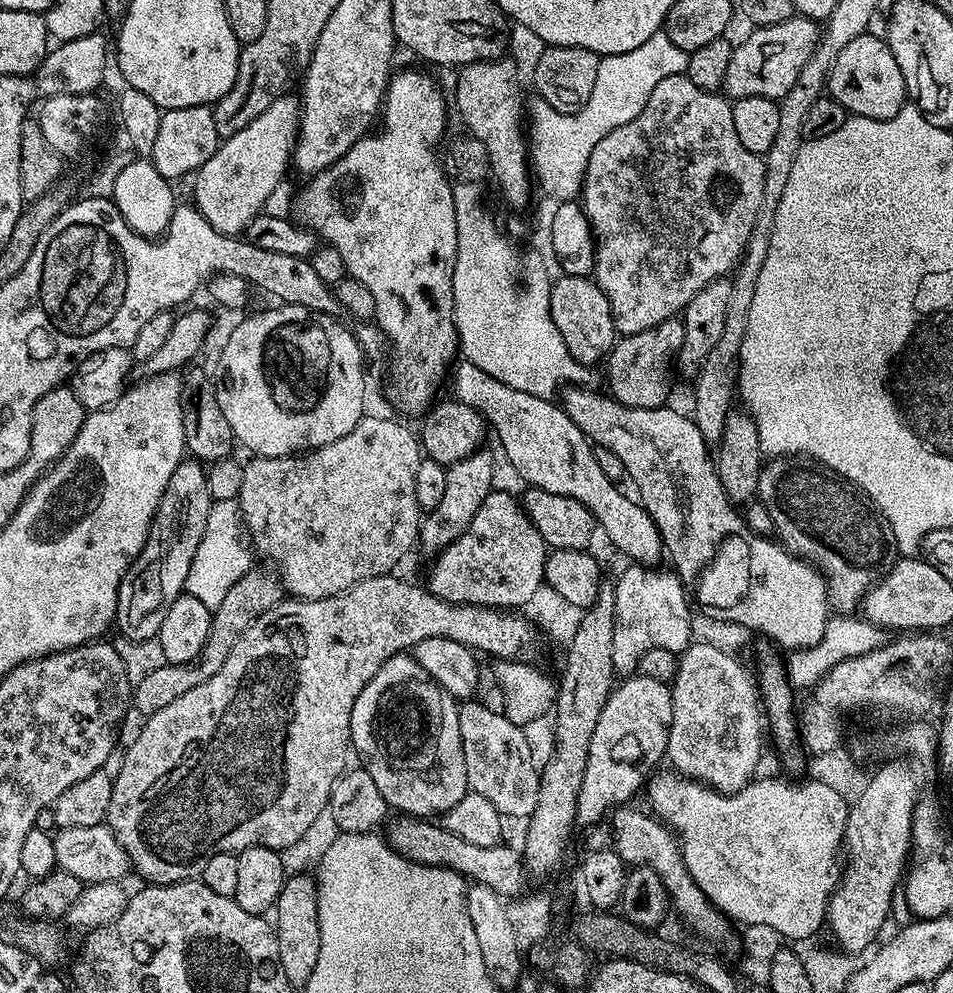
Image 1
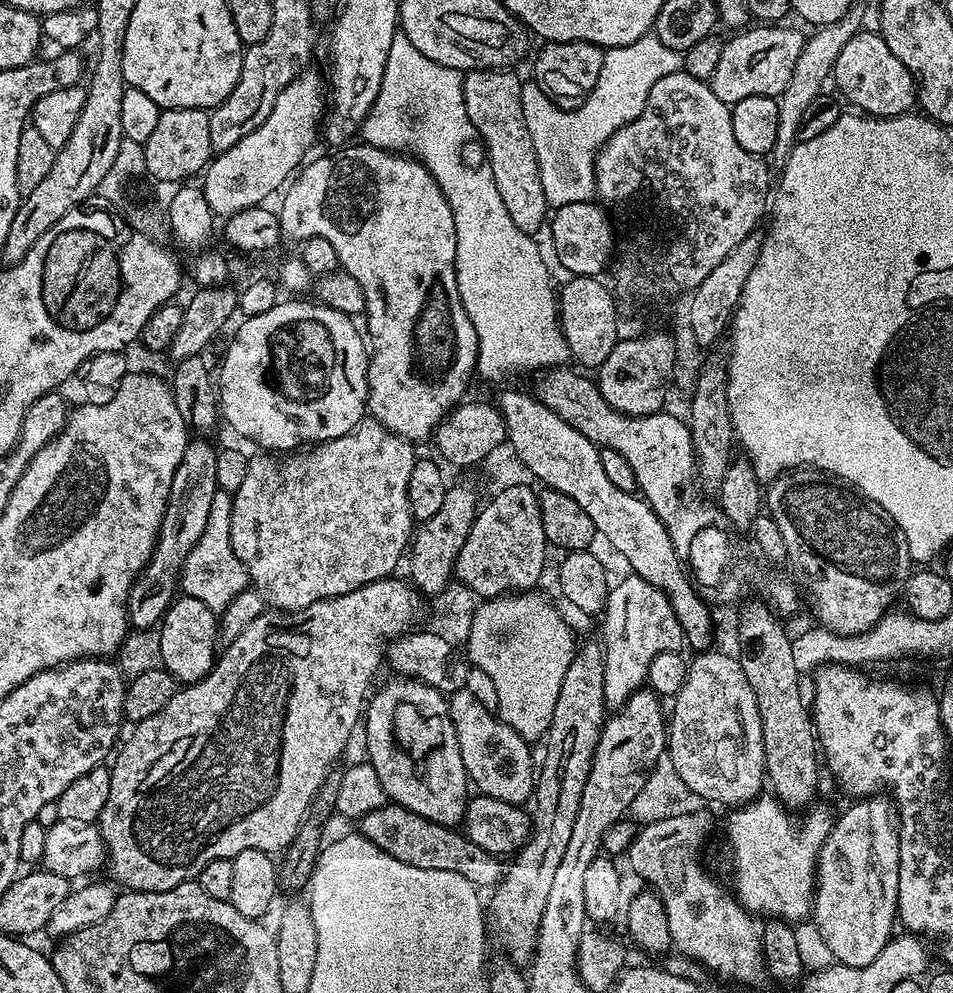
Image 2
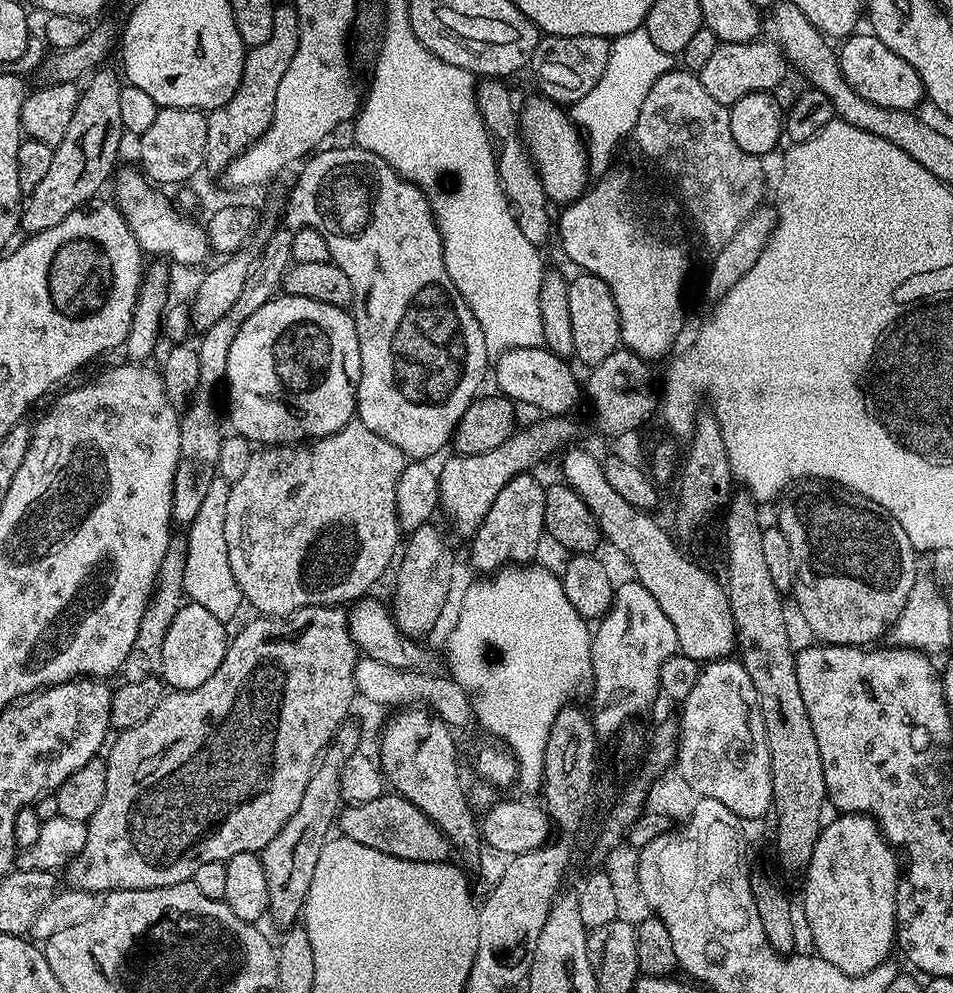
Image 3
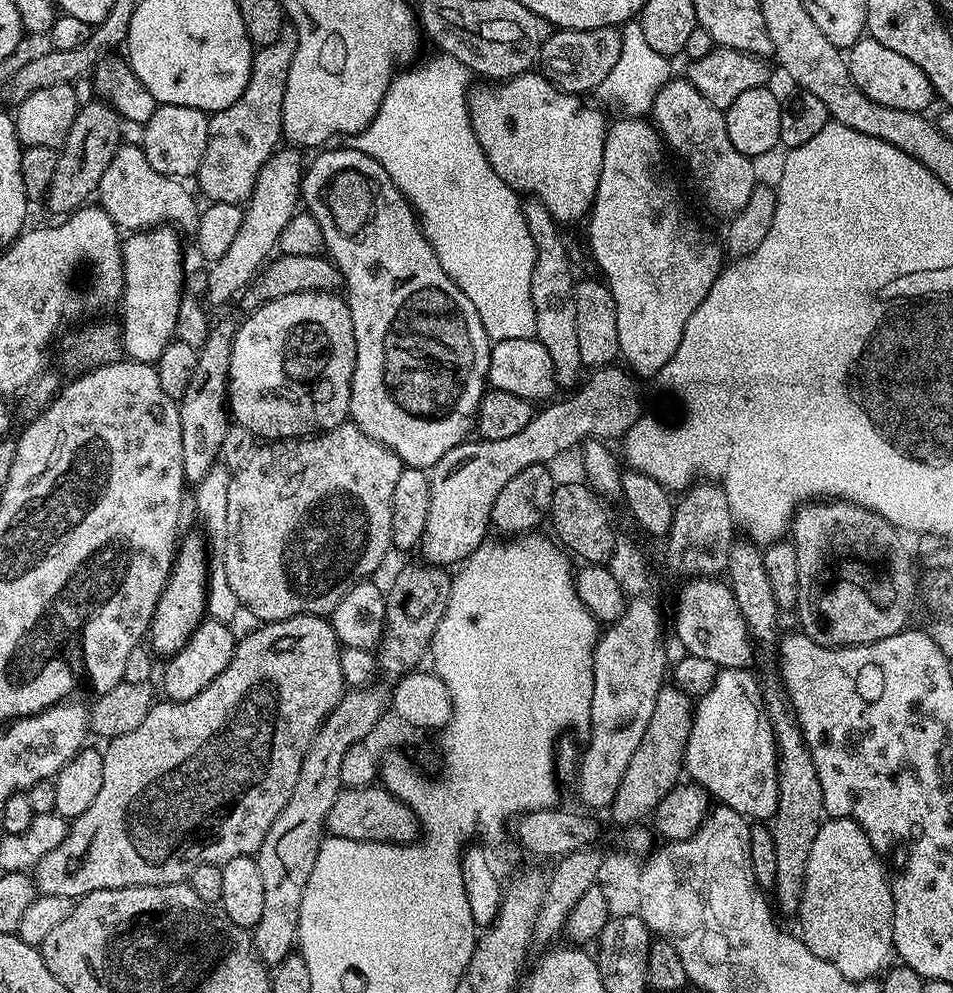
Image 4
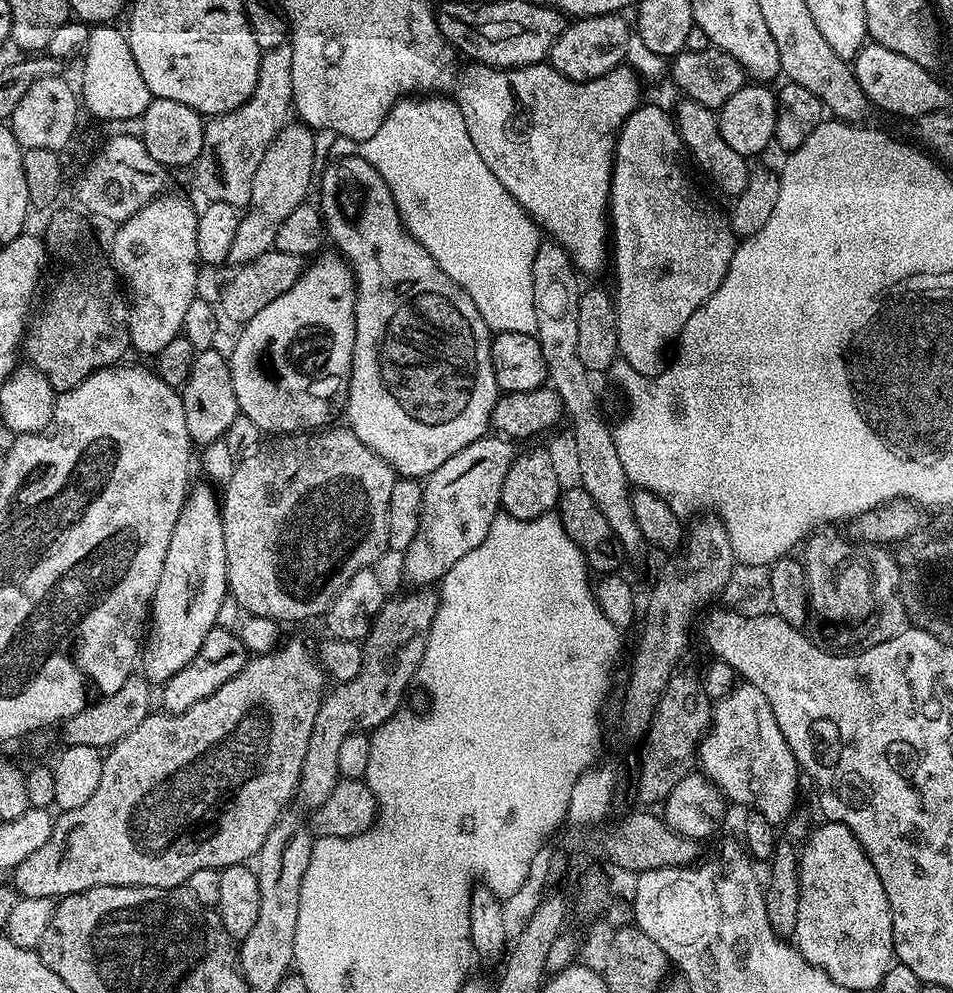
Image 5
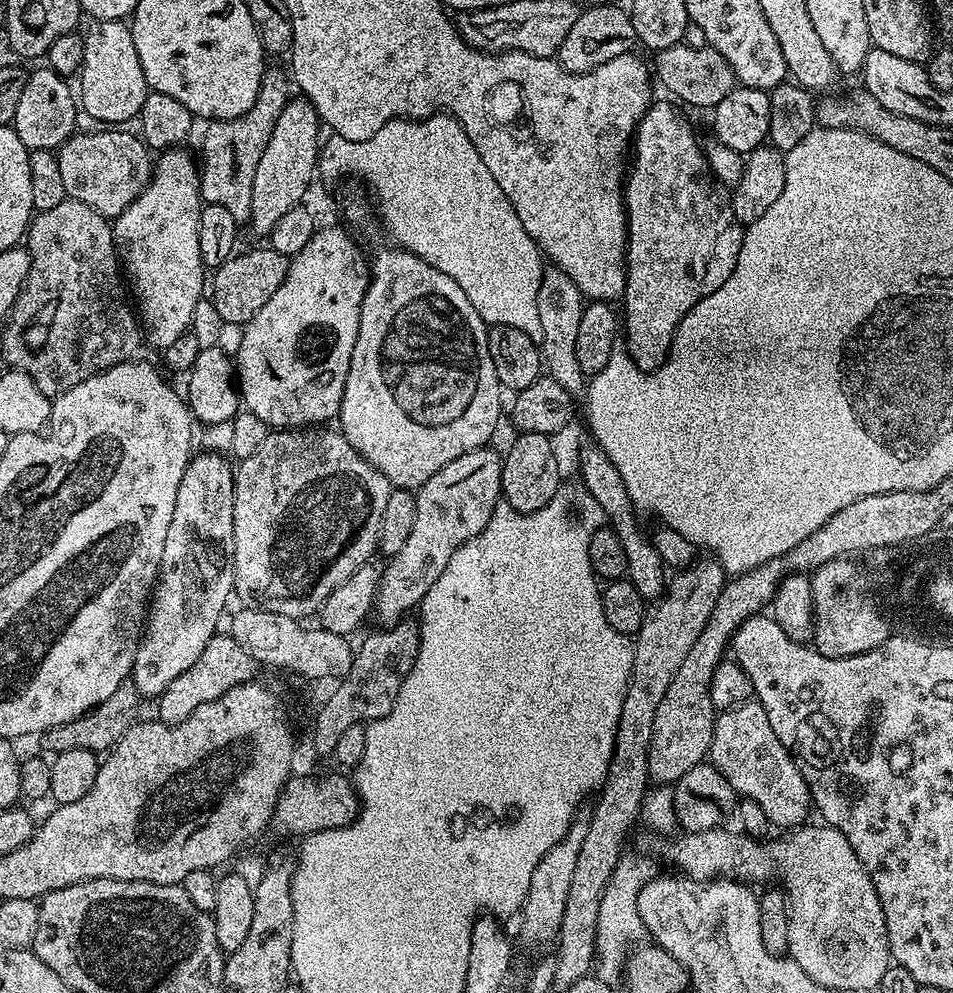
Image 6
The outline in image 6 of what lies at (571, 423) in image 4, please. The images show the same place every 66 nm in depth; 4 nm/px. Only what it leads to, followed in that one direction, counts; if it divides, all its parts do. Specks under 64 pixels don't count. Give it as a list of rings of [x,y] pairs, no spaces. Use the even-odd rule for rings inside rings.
[[[485,446],[478,450],[470,450],[454,462],[446,462],[434,478],[430,478],[422,487],[415,489],[416,509],[414,510],[414,522],[410,526],[410,538],[406,538],[402,550],[394,554],[387,561],[388,565],[383,565],[380,574],[380,593],[376,596],[374,607],[375,619],[380,619],[381,625],[387,626],[397,624],[399,620],[405,619],[408,612],[419,606],[424,595],[438,582],[438,574],[446,570],[446,562],[450,562],[452,555],[467,542],[471,536],[476,536],[490,522],[497,504],[501,503],[502,493],[500,490],[500,479],[502,478],[502,456],[495,452],[492,446]]]

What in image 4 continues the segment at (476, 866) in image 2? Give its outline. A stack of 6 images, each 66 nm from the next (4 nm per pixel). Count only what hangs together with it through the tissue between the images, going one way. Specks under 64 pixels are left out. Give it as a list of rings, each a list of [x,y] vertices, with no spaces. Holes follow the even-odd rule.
[[[383,786],[370,788],[345,788],[341,787],[334,806],[330,806],[327,831],[338,838],[357,840],[358,842],[382,842],[383,844],[415,844],[420,831],[420,817],[408,804],[403,804],[394,793]]]

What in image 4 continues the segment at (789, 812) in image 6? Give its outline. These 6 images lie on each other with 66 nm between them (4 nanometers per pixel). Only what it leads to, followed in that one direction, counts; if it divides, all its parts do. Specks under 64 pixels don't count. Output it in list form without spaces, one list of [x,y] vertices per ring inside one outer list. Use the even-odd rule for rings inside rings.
[[[721,668],[714,686],[695,701],[684,772],[713,801],[752,822],[768,822],[778,806],[776,739],[764,709],[761,681],[742,668]]]

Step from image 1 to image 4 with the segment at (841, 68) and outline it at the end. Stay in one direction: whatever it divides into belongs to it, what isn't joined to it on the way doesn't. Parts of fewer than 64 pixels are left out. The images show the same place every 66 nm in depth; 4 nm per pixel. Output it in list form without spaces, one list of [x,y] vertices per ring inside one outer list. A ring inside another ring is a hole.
[[[861,38],[853,48],[847,49],[848,73],[854,78],[854,86],[866,94],[876,104],[894,106],[894,110],[910,110],[923,113],[924,107],[934,100],[932,83],[910,62],[910,58],[902,58],[902,54],[882,46],[882,42],[871,38]]]

